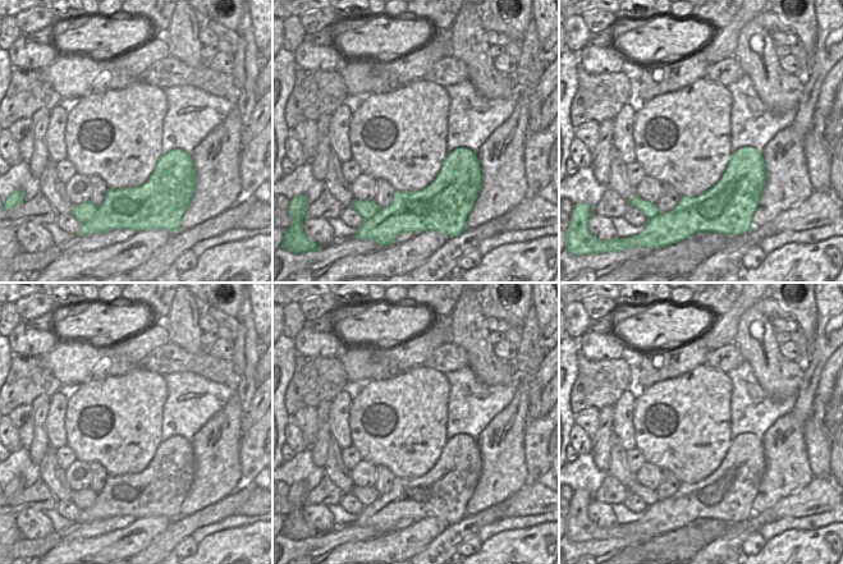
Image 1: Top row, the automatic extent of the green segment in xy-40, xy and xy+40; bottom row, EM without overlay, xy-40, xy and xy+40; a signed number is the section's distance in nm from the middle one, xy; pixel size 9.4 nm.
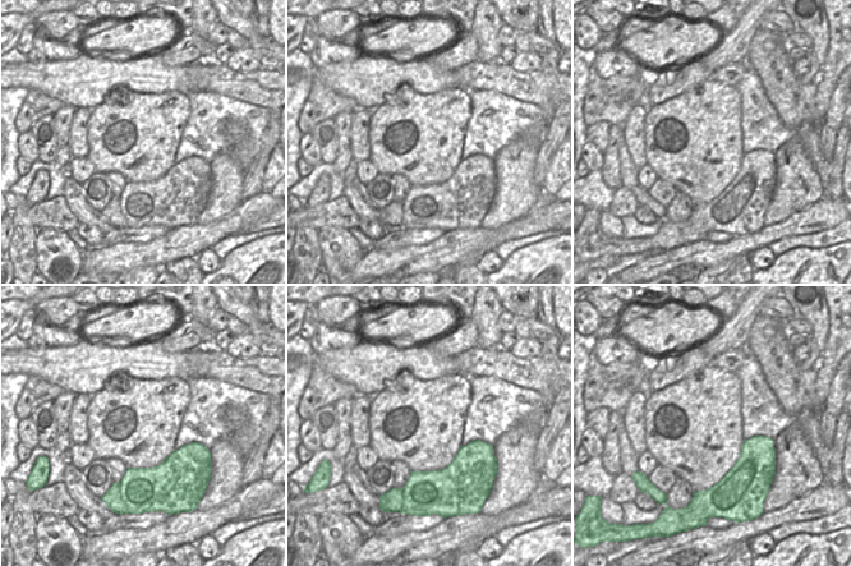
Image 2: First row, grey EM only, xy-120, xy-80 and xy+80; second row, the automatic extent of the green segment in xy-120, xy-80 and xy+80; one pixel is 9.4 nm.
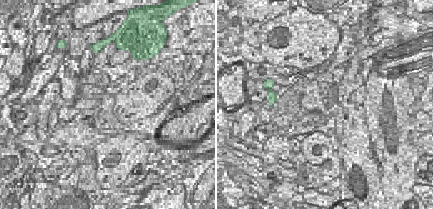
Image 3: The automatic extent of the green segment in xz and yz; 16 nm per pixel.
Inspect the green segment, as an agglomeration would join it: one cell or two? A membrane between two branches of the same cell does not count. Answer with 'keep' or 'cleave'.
cleave

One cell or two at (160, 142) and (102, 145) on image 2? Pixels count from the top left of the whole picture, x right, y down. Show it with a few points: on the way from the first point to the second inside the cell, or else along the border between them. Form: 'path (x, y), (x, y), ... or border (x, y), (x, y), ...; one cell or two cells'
path (146, 142), (138, 142), (129, 151), (116, 155); one cell

